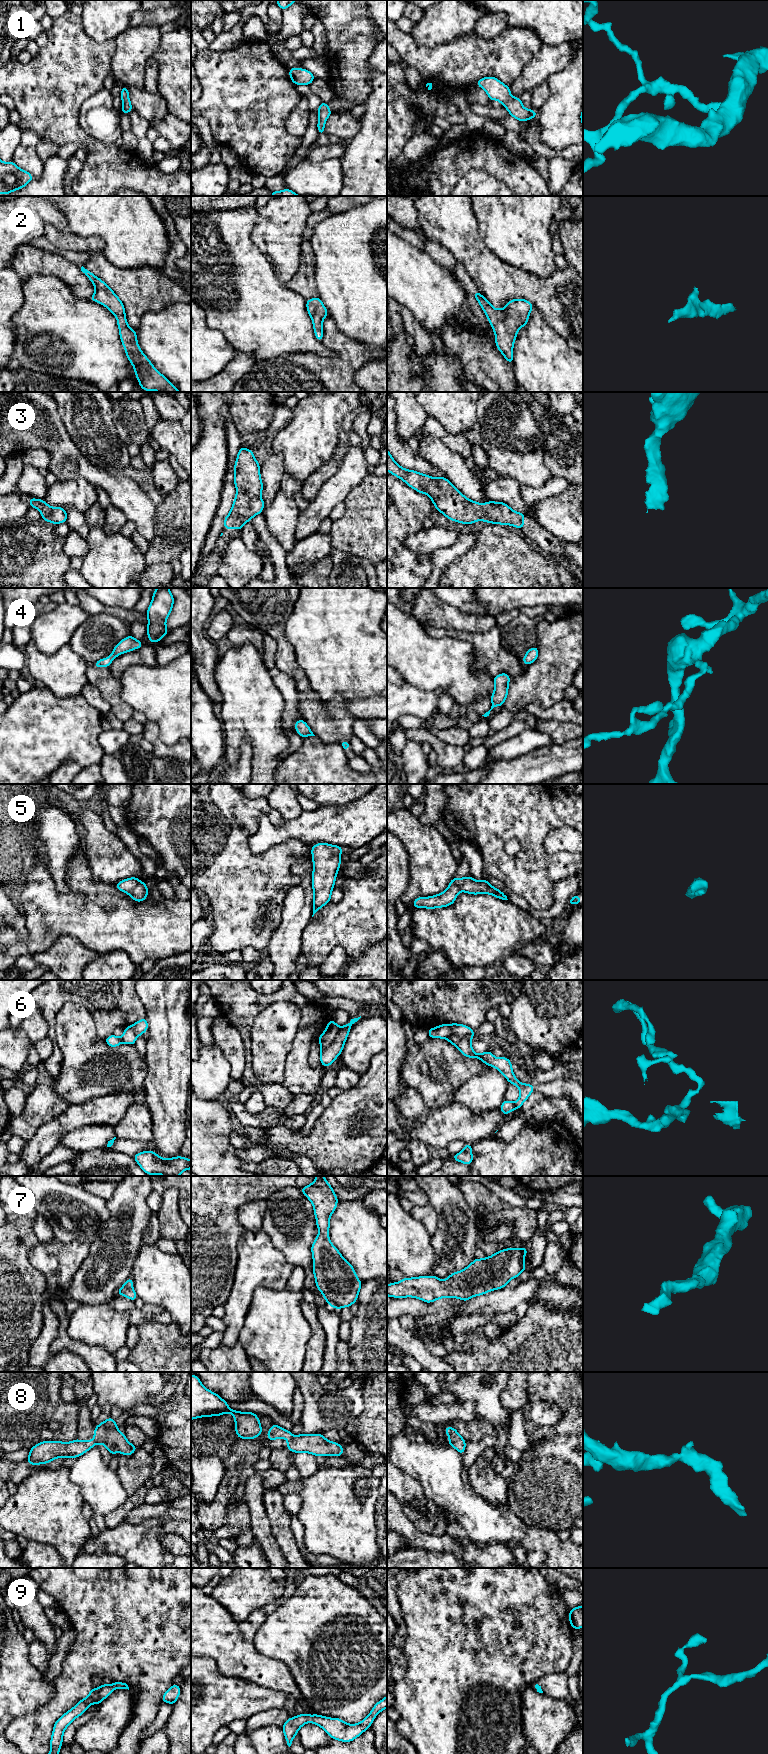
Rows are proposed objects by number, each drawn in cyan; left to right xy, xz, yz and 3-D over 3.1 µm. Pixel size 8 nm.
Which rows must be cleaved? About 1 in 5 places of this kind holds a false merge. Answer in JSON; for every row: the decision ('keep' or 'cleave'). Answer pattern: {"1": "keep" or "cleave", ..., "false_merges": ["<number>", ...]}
{"1": "keep", "2": "keep", "3": "keep", "4": "keep", "5": "keep", "6": "cleave", "7": "keep", "8": "keep", "9": "keep", "false_merges": ["6"]}

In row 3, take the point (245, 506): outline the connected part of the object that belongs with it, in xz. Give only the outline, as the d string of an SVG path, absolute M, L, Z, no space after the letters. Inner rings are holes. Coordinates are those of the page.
M240 447L234 464L234 474L237 492L231 511L224 518L224 529L242 530L244 523L261 514L265 505L261 498L263 483L260 466L252 450Z

